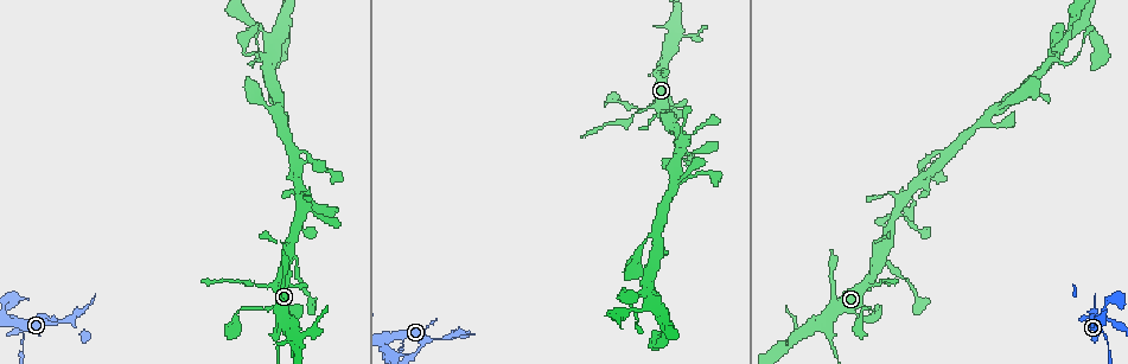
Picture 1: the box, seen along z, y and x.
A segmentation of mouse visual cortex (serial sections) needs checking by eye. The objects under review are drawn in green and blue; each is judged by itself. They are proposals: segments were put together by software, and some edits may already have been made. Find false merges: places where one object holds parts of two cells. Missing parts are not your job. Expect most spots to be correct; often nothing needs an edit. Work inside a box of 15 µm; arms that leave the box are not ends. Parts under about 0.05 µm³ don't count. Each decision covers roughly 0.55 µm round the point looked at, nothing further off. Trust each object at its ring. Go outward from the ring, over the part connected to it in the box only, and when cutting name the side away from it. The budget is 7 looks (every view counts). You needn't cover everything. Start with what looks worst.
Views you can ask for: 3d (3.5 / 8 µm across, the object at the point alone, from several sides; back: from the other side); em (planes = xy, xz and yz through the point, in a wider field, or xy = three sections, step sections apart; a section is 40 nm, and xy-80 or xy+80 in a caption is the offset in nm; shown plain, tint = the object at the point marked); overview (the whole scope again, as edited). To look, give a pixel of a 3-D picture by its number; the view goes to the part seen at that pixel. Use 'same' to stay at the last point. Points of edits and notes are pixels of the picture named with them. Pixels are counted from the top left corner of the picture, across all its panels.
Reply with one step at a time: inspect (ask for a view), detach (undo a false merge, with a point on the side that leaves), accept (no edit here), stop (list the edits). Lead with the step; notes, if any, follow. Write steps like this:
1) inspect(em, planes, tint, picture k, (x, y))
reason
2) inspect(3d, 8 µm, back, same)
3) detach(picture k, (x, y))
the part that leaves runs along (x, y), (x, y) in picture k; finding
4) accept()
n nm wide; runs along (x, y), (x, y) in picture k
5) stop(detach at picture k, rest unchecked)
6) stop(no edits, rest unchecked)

inspect(3d, 3.5 µm, back, picture 1, (57, 323))
sharp bend

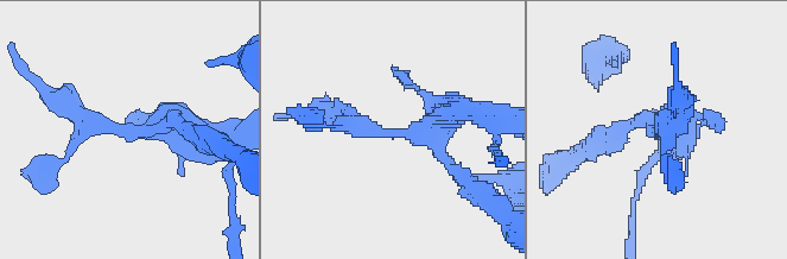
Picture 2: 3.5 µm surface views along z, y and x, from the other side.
inspect(em, planes, tint, picture 2, (385, 131))

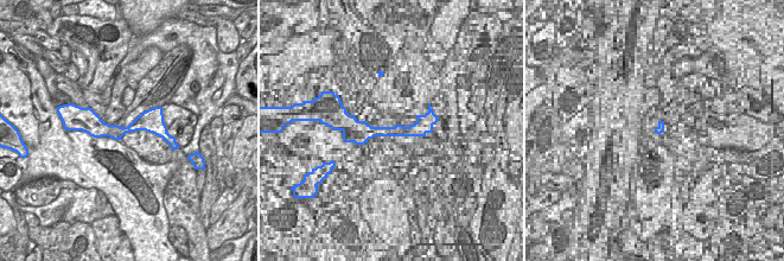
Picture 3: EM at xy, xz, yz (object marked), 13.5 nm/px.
accept()
continuous, no second cell

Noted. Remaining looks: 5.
inspect(3d, 3.5 µm, back, picture 1, (1113, 296))
abrupt turn

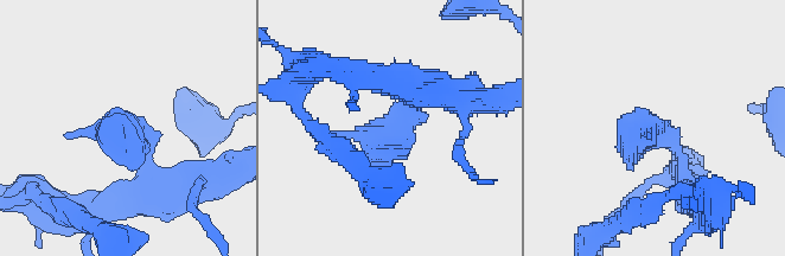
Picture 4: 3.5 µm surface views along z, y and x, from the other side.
inspect(em, xy, step 5, tint, picture 4, (397, 131))

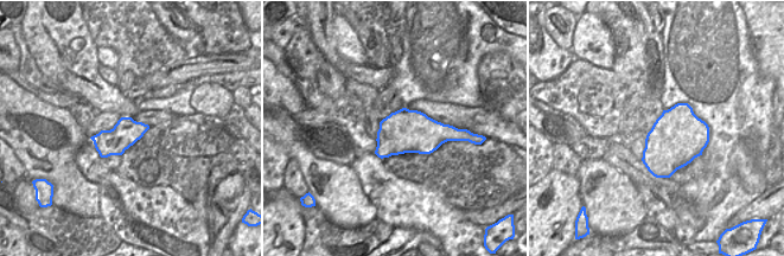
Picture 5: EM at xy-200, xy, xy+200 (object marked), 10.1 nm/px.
inspect(em, xy, step 3, tint, same)
another direction

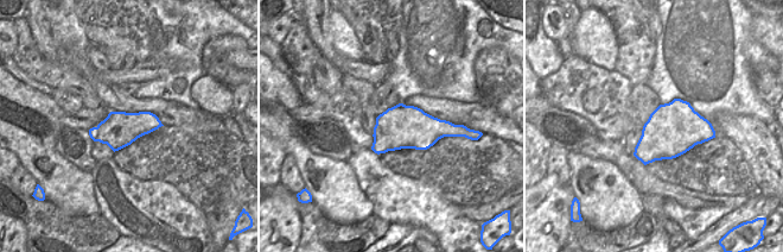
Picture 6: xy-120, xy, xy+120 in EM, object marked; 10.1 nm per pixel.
accept()
440 nm wide; runs along (147, 189), (133, 130), (68, 134) in picture 4; all the same cell

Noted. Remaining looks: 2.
inspect(3d, 3.5 µm, picture 1, (671, 118))
three arms meet

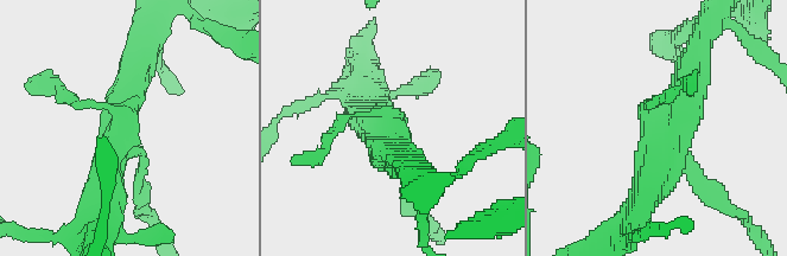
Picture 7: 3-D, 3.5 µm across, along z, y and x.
inspect(em, xy, step 2, tint, picture 7, (120, 142))
need the tissue

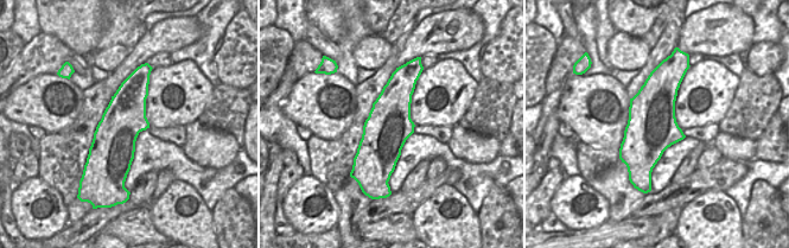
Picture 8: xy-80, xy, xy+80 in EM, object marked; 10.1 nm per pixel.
accept()
460 nm wide; runs along (639, 210), (693, 71) in picture 7; all the same cell

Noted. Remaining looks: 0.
stop(no edits, rest unchecked)

